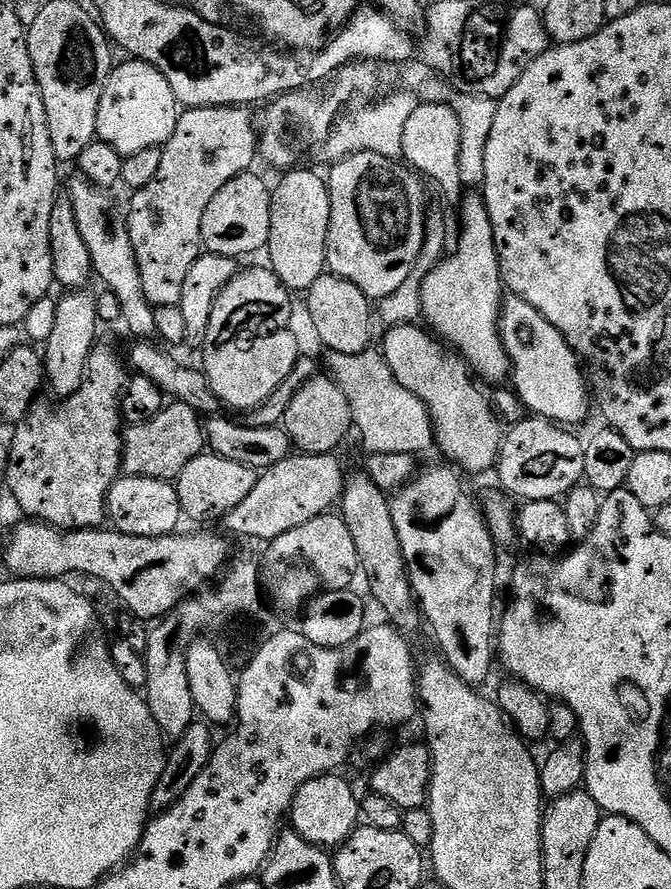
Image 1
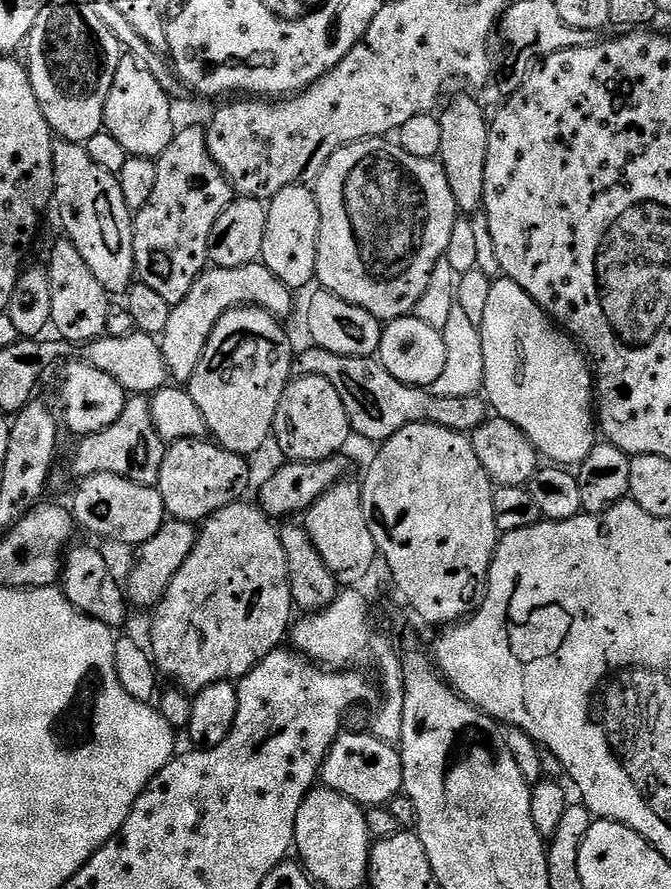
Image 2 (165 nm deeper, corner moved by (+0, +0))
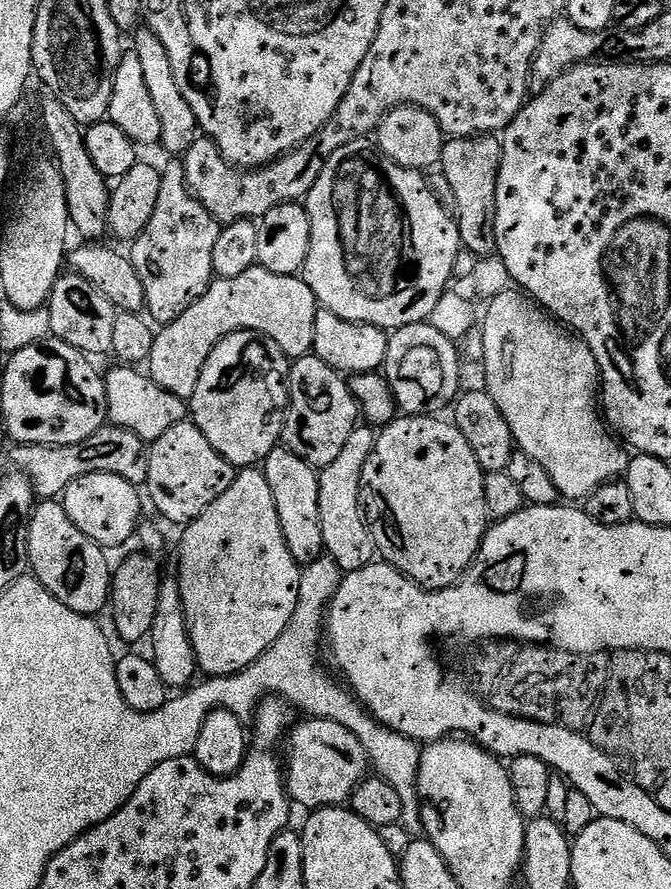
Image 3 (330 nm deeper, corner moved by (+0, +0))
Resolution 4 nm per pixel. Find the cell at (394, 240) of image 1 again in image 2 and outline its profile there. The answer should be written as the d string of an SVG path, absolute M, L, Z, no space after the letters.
M373 138L371 140L360 140L356 144L348 144L342 150L338 150L326 162L326 166L314 181L314 191L318 210L320 211L320 237L318 238L318 254L316 255L316 280L319 287L326 292L332 292L338 298L374 314L374 318L381 322L397 320L403 316L411 316L415 313L419 300L430 286L431 275L438 260L447 254L447 246L458 219L458 209L454 202L454 194L450 194L450 182L446 182L444 167L440 165L439 159L427 160L426 158L414 158L414 154L406 154L399 143L388 138Z

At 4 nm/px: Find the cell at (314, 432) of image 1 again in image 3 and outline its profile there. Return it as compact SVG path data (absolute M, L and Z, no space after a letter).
M314 354L301 356L292 365L291 372L288 373L288 421L284 424L283 443L298 458L302 458L306 463L312 465L317 470L322 470L342 454L342 446L346 446L346 441L350 434L358 427L358 403L349 388L349 381L341 373L335 372L326 362L322 362Z

